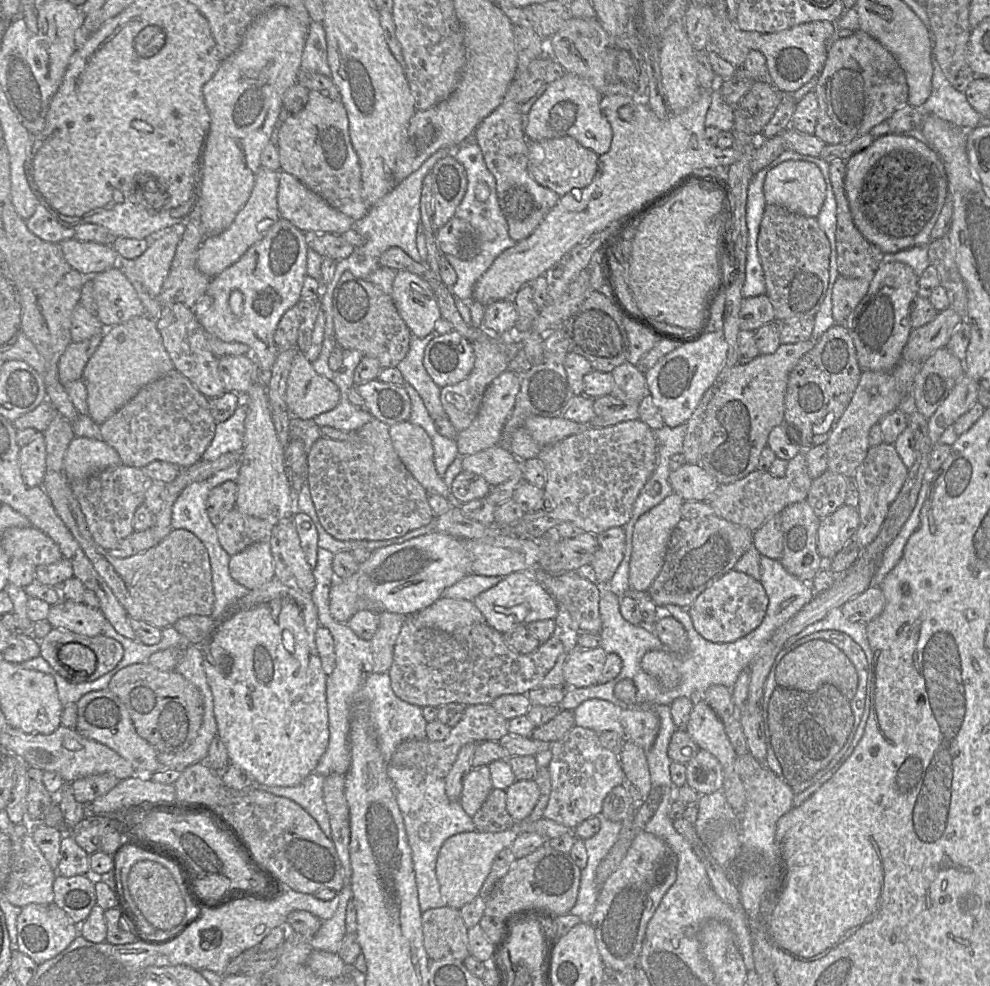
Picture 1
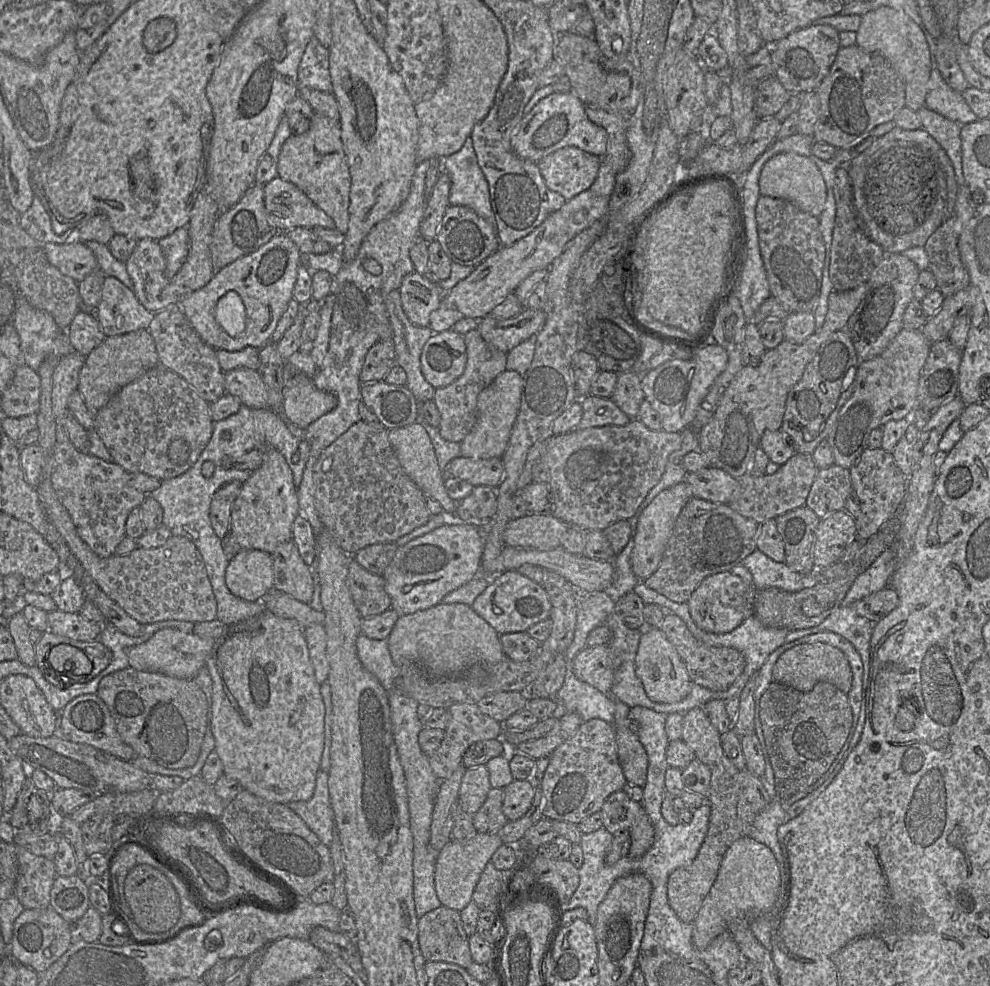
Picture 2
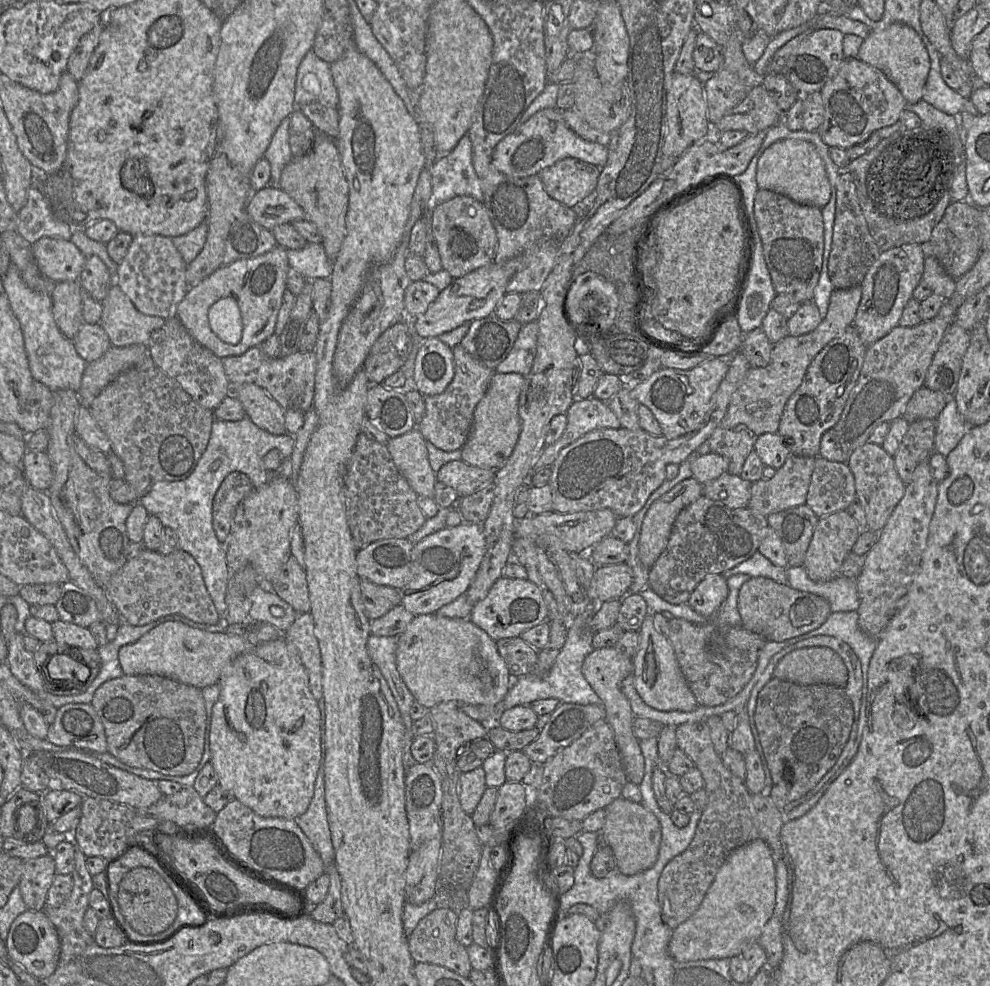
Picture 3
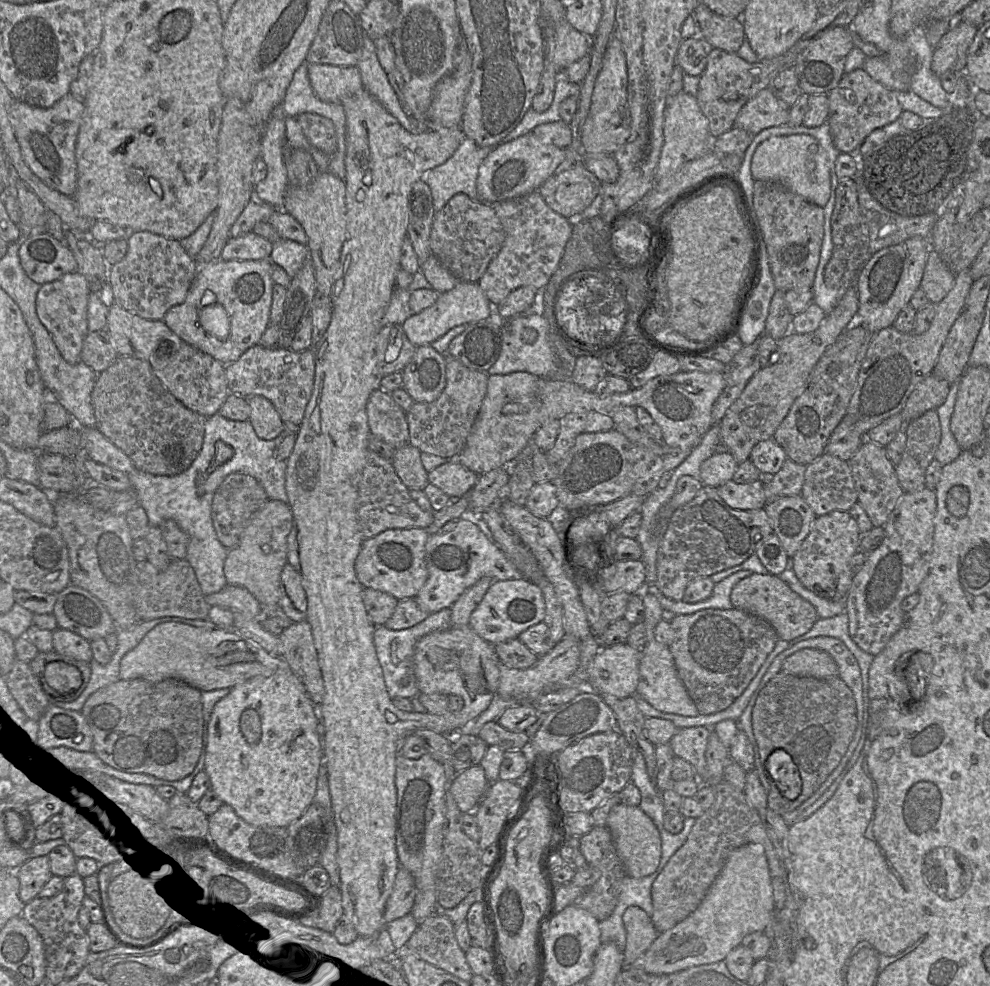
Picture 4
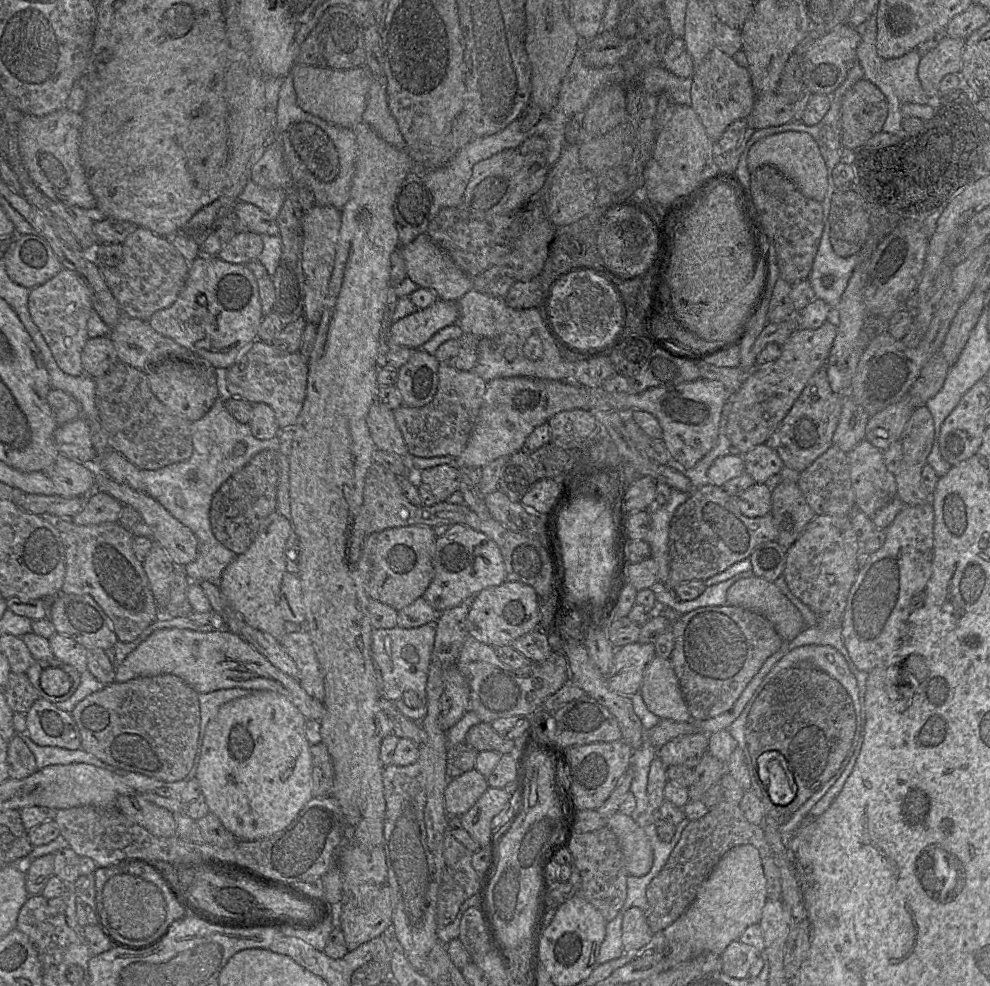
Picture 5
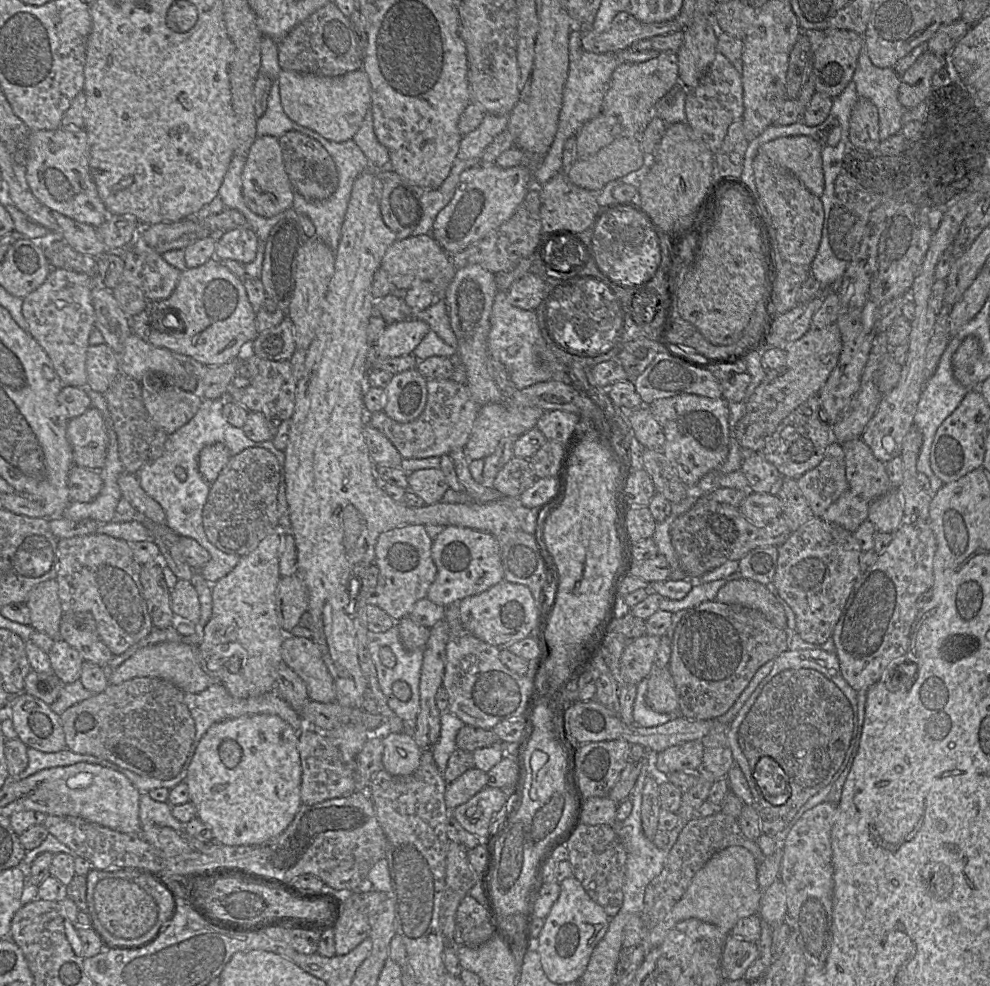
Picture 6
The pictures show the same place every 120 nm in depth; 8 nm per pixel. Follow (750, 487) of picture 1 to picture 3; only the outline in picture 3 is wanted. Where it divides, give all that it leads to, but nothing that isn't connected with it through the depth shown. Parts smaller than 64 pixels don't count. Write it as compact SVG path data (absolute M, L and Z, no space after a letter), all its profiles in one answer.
M789 454L771 479L752 483L747 508L767 517L770 514L806 504L815 457Z

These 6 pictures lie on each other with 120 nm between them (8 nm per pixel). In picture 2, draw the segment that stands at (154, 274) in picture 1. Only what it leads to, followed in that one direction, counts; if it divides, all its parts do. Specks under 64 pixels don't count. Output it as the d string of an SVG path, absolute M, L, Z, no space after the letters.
M187 227L179 228L172 234L158 240L166 260L166 271L169 280L172 280L185 262L190 245Z

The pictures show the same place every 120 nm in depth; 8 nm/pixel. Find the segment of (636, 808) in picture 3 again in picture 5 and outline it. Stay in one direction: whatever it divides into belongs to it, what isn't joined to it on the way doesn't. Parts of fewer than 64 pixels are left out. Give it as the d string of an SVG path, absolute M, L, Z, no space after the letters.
M618 811L607 819L607 827L617 837L628 874L647 874L653 865L653 850L644 830L630 815Z

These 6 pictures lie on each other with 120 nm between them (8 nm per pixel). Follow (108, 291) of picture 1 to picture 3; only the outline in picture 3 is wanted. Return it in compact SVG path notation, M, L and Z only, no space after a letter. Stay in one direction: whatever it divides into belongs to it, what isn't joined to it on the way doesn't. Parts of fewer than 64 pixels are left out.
M115 282L101 305L100 325L114 347L137 344L148 347L152 332L164 324L164 319L138 311Z

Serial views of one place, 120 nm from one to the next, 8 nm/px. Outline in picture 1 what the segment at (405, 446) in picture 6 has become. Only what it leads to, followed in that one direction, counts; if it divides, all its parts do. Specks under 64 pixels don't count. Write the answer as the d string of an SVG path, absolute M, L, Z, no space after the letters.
M481 337L472 343L475 361L469 375L455 385L441 388L440 401L447 418L459 433L467 429L478 415L485 391L492 381L508 369L508 359L499 345L499 337Z

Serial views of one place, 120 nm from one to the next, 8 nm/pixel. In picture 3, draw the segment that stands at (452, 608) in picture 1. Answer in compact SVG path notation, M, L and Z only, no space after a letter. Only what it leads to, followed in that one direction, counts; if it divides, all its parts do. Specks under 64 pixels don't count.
M436 613L415 615L413 620L407 626L406 630L398 636L396 664L402 680L413 694L415 700L427 709L430 709L439 703L450 700L472 705L495 706L497 703L503 700L512 682L512 677L507 665L497 650L496 641L494 641L484 630L476 626L469 619L441 617Z

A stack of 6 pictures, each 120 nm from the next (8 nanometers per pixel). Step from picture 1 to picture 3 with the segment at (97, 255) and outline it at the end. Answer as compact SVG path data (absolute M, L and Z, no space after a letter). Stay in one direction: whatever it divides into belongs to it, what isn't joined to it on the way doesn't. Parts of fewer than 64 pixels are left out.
M42 237L32 244L41 273L55 283L78 281L86 256L70 241Z

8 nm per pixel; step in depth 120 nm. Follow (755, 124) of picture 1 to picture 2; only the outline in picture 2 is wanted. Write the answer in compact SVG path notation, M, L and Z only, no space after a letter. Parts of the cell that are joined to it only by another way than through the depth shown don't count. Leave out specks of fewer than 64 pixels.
M769 77L756 88L755 112L758 120L773 117L789 100L791 94L776 77Z

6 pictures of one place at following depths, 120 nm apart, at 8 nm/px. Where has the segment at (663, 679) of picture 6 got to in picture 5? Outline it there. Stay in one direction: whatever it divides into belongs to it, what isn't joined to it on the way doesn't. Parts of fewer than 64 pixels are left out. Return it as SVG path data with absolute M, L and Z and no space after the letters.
M655 656L650 661L644 670L639 692L649 711L660 719L669 719L677 722L693 722L669 658Z

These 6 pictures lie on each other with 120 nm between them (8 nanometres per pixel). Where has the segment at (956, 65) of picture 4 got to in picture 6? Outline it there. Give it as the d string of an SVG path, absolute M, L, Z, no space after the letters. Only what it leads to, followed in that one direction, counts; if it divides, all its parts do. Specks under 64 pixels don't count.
M930 51L922 54L901 77L898 100L905 109L912 109L928 99L932 92L934 74L947 65L947 56Z

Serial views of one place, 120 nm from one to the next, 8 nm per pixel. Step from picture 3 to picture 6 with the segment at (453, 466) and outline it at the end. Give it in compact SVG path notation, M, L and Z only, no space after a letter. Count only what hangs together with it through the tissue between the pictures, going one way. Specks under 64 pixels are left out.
M440 468L420 469L407 474L408 489L421 497L425 505L433 505L441 501L449 489Z

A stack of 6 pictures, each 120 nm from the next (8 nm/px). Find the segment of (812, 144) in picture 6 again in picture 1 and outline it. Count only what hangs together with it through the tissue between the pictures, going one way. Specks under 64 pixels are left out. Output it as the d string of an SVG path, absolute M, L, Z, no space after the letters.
M787 160L767 173L763 191L767 204L781 205L793 213L816 218L826 198L826 183L815 164L804 160Z

